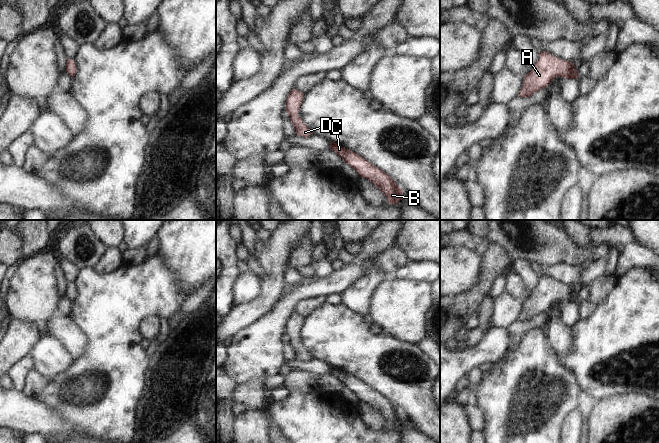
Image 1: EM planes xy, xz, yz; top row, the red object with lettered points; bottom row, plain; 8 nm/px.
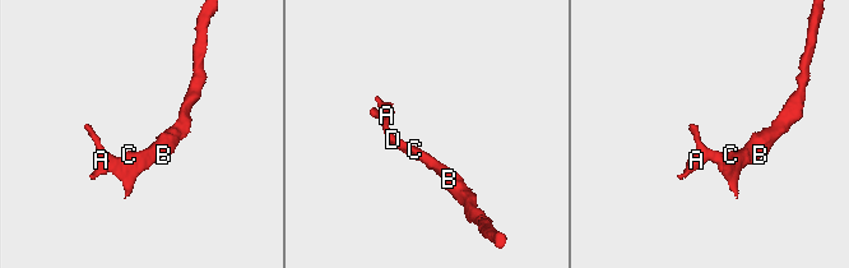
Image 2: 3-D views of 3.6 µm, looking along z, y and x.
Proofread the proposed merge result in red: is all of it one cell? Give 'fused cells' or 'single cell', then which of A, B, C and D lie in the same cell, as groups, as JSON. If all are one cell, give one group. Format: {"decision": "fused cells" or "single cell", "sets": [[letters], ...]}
{"decision": "single cell", "sets": [["A", "B", "C", "D"]]}

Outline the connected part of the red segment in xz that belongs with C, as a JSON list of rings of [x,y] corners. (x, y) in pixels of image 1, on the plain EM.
[[[334,366],[330,367],[330,374],[339,379],[360,401],[364,401],[374,408],[385,419],[388,428],[397,429],[402,423],[403,415],[393,403],[358,377]]]

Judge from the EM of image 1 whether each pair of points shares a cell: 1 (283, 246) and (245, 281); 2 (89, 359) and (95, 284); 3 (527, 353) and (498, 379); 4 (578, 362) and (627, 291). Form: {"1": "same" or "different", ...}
{"1": "different", "2": "same", "3": "same", "4": "same"}

